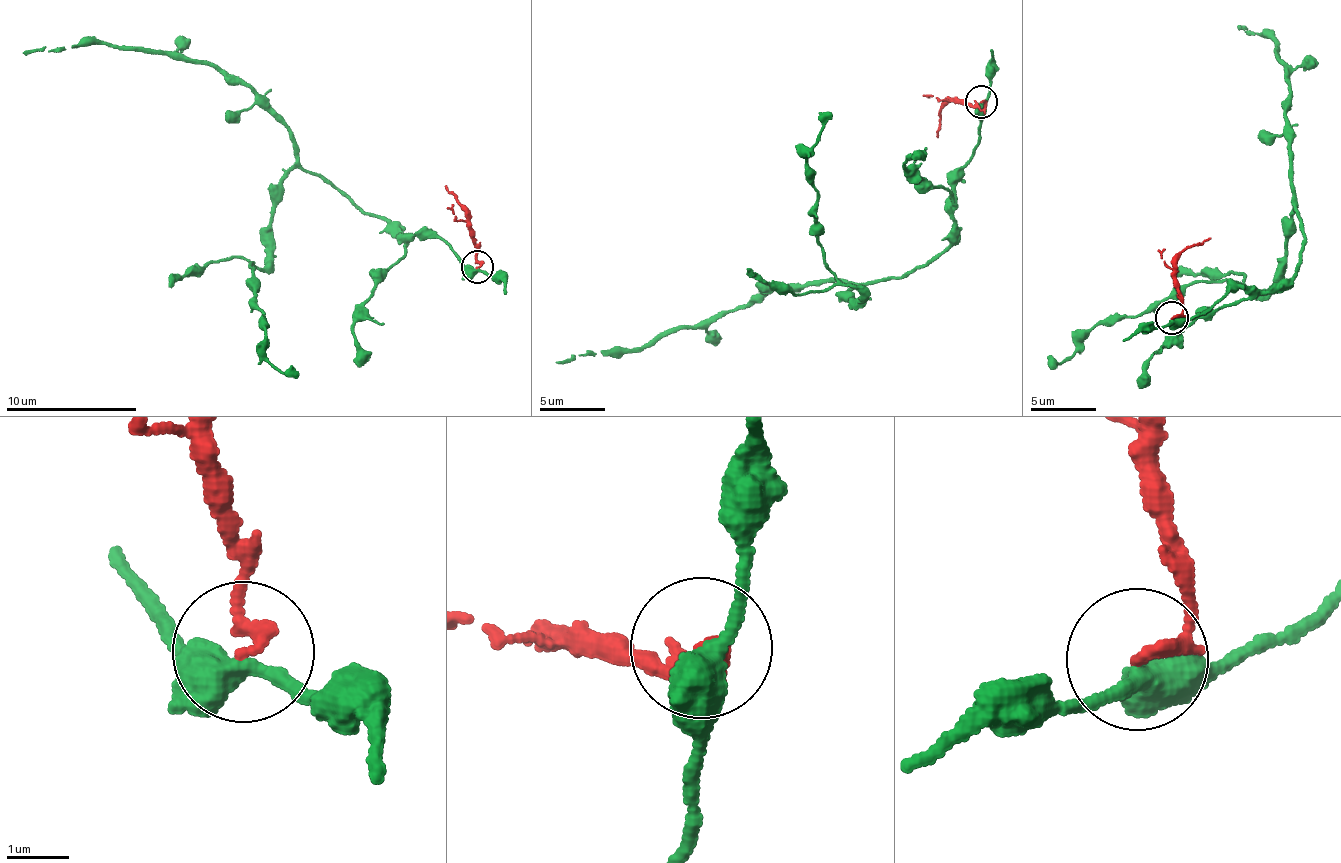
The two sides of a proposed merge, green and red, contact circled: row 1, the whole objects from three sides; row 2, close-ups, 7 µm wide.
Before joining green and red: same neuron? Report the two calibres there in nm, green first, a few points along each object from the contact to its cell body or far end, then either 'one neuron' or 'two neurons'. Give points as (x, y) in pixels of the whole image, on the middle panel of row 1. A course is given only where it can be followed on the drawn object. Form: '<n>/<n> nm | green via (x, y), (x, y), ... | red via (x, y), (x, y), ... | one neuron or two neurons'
420/240 nm | green via (981, 101), (981, 140), (951, 214), (951, 245), (851, 292), (864, 303), (823, 261), (809, 150), (828, 110) | red via (981, 101), (982, 108), (949, 102), (942, 110), (937, 137) | two neurons

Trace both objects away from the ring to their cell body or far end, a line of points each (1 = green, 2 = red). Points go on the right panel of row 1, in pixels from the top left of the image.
1: (1171, 319), (1291, 282), (1304, 235), (1295, 210), (1282, 278), (1260, 292), (1196, 281), (1110, 319), (1047, 366)
2: (1171, 319), (1182, 309), (1176, 262), (1184, 251), (1210, 238)

